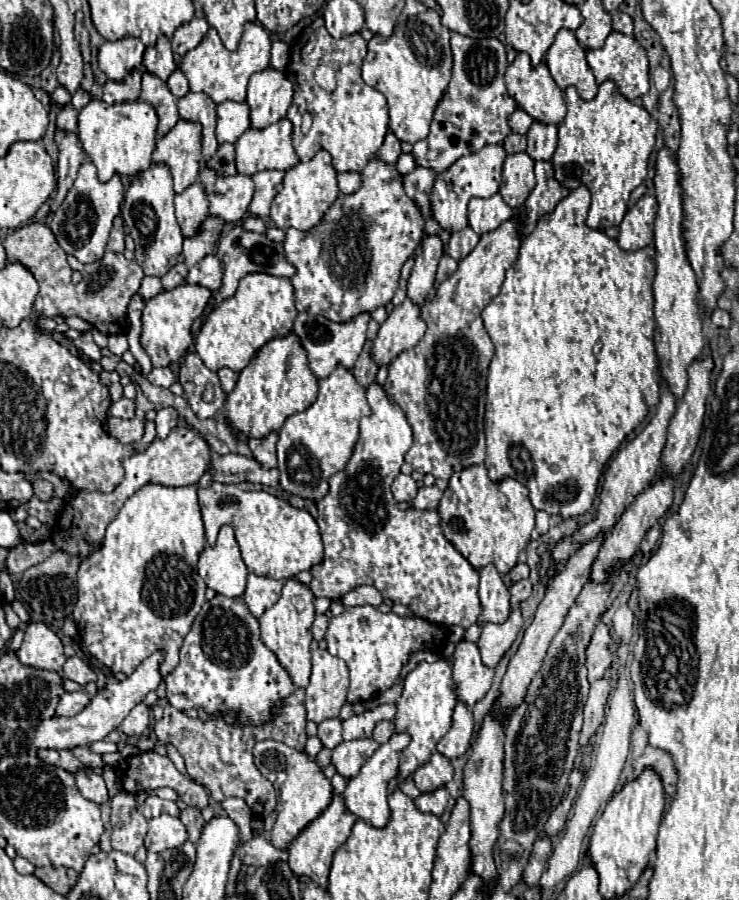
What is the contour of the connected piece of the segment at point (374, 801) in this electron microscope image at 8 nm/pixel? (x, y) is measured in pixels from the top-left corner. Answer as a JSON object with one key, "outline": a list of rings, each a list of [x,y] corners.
{"outline":[[[394,734],[386,744],[382,744],[366,760],[366,764],[360,770],[360,774],[354,776],[354,778],[350,778],[348,784],[346,784],[346,790],[344,790],[344,806],[346,806],[346,810],[350,814],[354,814],[356,818],[364,820],[366,824],[374,826],[374,828],[384,828],[388,824],[390,808],[388,808],[388,802],[386,802],[386,796],[388,796],[386,784],[390,782],[390,778],[396,776],[400,754],[408,746],[408,742],[410,742],[410,736],[406,736],[406,734]]]}

